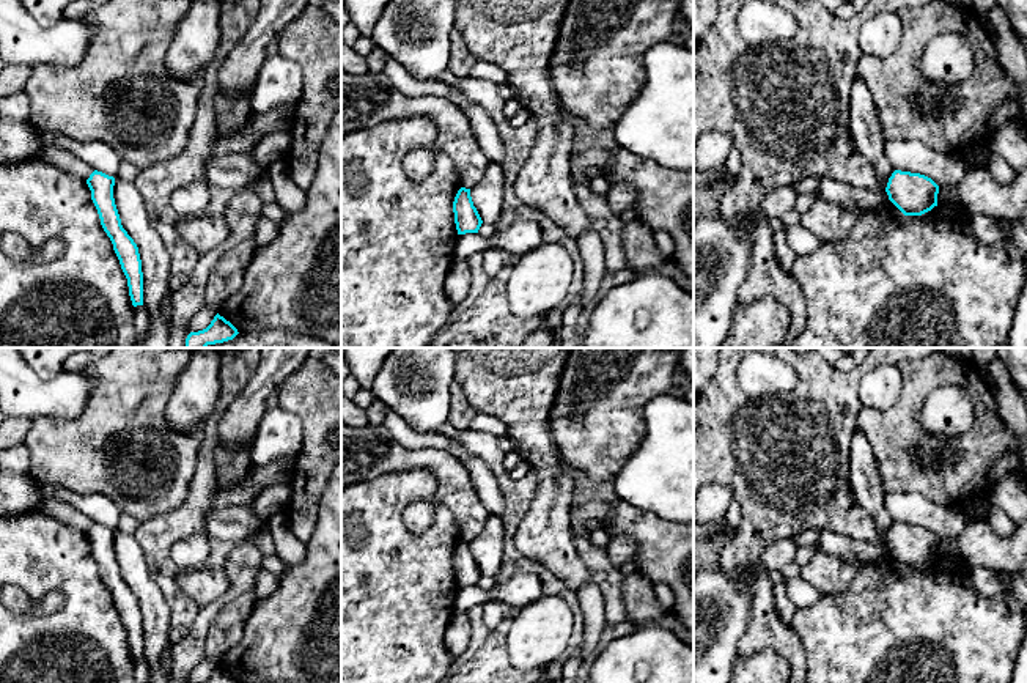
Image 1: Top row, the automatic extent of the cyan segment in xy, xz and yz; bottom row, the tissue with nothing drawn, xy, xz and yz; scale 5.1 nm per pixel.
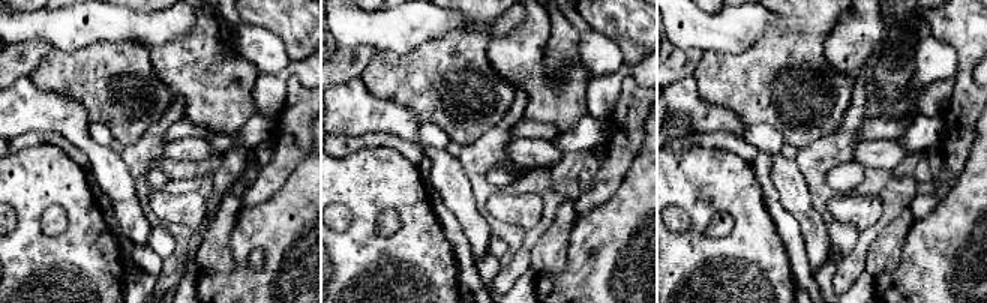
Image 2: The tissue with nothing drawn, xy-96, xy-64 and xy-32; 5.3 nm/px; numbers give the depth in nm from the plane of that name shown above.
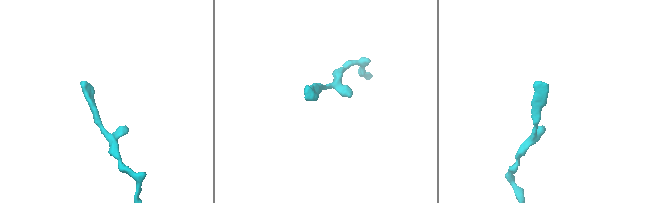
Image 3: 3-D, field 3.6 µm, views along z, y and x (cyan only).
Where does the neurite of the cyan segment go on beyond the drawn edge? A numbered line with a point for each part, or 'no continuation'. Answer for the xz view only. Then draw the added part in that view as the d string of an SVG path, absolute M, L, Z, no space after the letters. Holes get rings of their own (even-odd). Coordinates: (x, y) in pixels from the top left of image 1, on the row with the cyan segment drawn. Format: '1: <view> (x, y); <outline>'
no continuation

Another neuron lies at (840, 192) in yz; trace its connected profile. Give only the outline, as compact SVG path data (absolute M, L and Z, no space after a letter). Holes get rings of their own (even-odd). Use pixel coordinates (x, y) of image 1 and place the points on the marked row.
M823 178L818 197L838 205L854 203L860 208L879 209L889 203L889 195L881 189L857 189L843 181Z

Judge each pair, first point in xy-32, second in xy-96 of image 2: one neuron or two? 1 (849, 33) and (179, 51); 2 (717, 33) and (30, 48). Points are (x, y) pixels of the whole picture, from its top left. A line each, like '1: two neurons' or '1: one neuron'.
1: one neuron
2: two neurons

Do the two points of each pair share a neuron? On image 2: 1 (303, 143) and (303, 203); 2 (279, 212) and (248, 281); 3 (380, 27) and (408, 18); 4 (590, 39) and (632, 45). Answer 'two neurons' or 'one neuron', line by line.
1: two neurons
2: one neuron
3: one neuron
4: two neurons

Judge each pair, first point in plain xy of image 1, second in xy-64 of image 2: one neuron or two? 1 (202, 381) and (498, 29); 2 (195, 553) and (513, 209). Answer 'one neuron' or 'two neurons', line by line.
1: two neurons
2: two neurons

